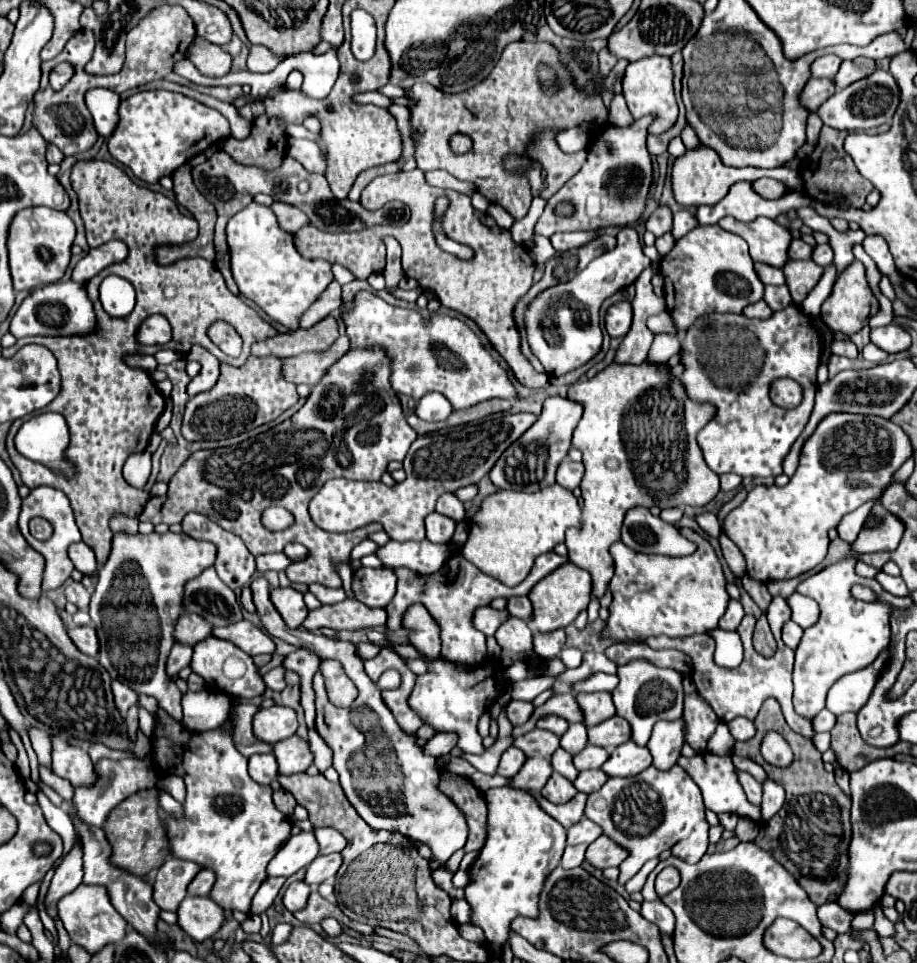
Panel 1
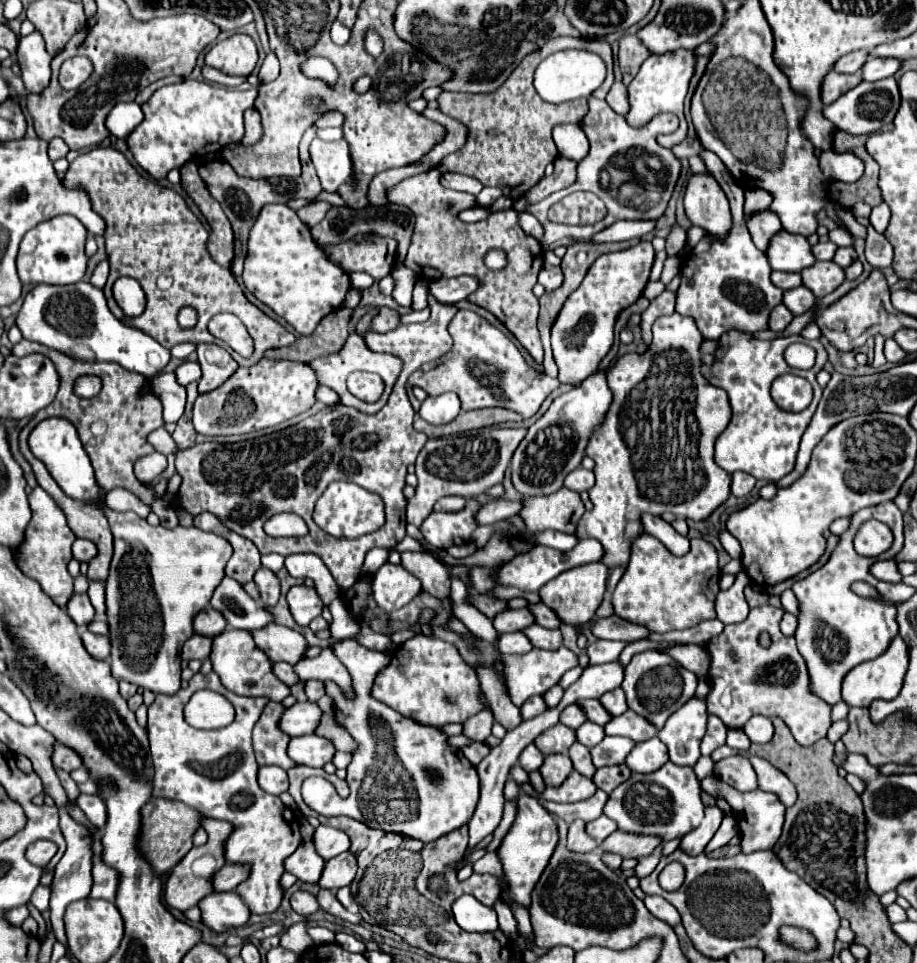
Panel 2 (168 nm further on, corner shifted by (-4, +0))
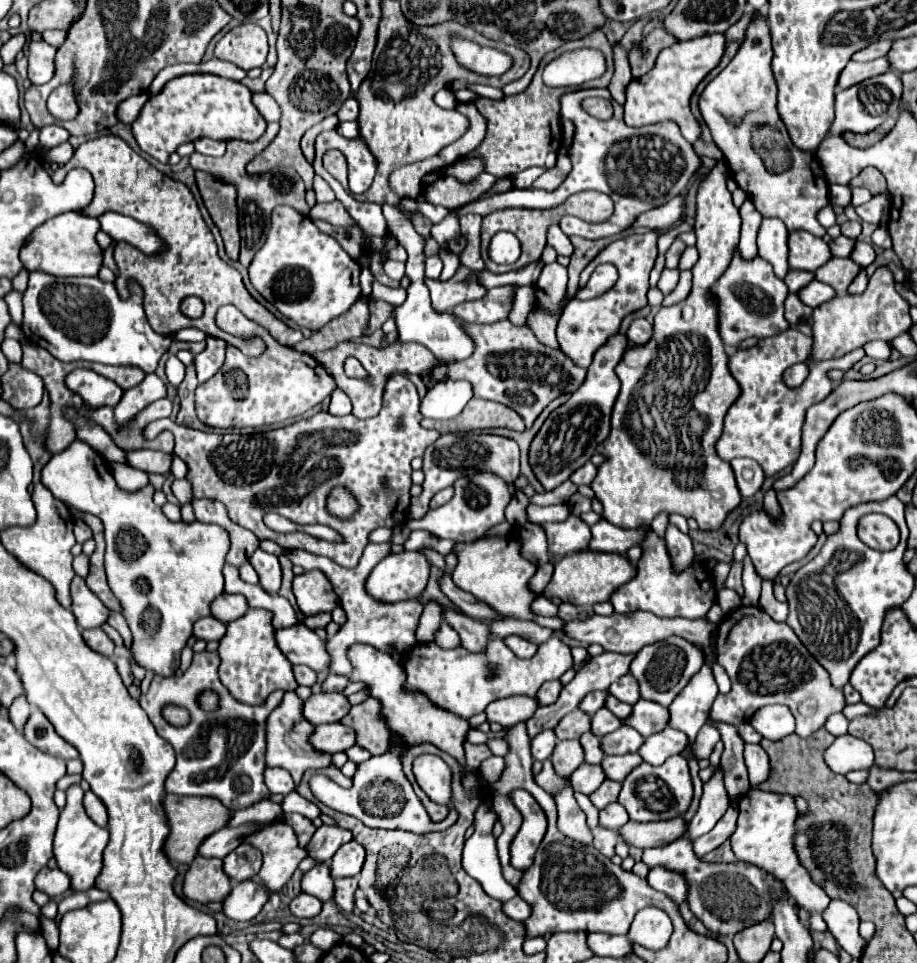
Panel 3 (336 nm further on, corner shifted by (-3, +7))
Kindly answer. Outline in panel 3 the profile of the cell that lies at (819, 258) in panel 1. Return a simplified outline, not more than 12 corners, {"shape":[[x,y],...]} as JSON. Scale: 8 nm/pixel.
{"shape":[[858,242],[850,258],[866,268],[876,252],[870,244]]}

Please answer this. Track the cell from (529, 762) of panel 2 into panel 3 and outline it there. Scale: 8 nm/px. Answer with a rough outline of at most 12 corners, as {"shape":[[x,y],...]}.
{"shape":[[544,730],[532,738],[534,760],[550,758],[556,748],[554,730]]}

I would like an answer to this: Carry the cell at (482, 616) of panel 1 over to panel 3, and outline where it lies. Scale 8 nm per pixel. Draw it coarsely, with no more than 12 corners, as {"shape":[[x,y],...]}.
{"shape":[[546,596],[534,600],[532,608],[542,616],[558,616],[558,606]]}

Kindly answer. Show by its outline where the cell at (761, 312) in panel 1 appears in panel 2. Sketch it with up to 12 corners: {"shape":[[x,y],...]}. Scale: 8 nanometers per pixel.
{"shape":[[785,305],[769,315],[769,329],[783,331],[793,319]]}

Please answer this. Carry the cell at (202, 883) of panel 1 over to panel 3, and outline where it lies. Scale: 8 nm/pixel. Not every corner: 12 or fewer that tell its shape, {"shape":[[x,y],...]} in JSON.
{"shape":[[240,844],[224,858],[224,872],[232,882],[254,878],[262,854]]}

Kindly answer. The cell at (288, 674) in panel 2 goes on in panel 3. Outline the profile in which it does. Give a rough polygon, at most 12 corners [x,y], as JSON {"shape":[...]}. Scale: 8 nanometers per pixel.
{"shape":[[294,666],[300,686],[314,686],[316,672],[308,666]]}

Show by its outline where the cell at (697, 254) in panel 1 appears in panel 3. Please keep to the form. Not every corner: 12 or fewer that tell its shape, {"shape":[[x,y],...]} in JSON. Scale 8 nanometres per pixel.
{"shape":[[738,260],[714,286],[728,348],[790,328],[770,264]]}

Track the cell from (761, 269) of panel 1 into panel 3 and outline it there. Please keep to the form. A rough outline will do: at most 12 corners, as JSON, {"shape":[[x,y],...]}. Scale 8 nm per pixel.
{"shape":[[790,270],[786,286],[800,292],[814,280],[814,272]]}

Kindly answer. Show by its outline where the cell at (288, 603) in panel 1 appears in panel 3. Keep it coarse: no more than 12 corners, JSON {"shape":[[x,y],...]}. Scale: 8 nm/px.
{"shape":[[320,570],[294,576],[304,616],[332,612],[338,596]]}

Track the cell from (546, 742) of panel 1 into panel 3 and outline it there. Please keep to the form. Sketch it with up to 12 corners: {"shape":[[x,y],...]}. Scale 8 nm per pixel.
{"shape":[[582,710],[566,714],[554,728],[558,740],[580,738],[590,730]]}

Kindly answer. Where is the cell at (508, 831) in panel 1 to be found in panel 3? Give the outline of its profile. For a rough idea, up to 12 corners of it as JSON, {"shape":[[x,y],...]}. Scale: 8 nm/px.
{"shape":[[526,790],[508,796],[523,818],[510,864],[530,868],[546,834],[546,814]]}

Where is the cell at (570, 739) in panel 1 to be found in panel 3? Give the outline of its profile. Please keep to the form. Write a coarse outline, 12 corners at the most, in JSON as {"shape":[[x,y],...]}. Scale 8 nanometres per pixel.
{"shape":[[608,708],[592,716],[592,734],[602,736],[618,730],[624,722]]}

